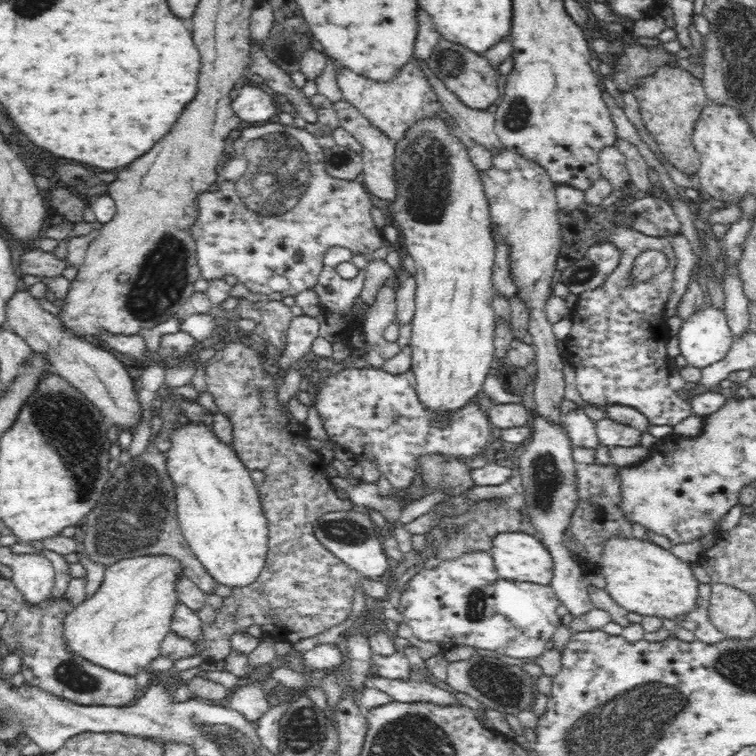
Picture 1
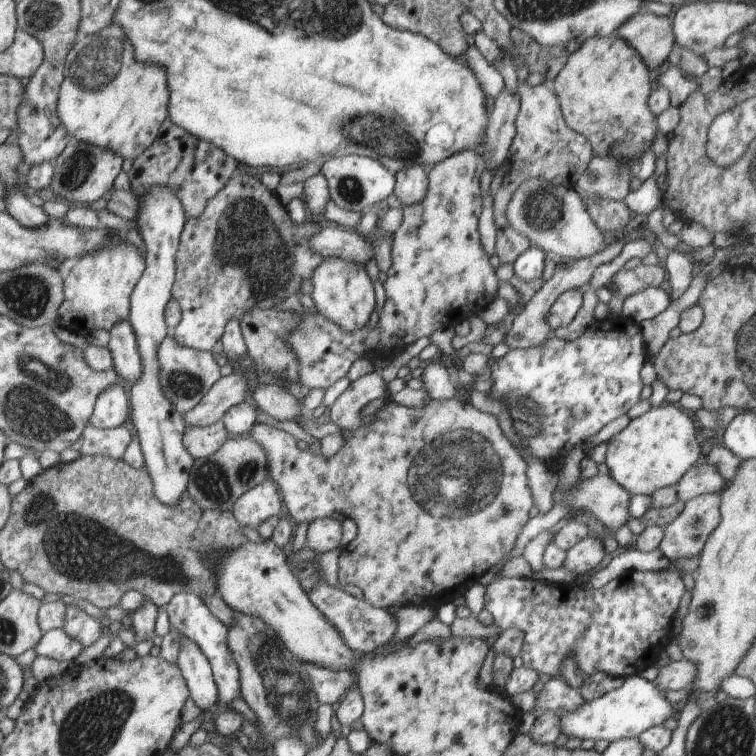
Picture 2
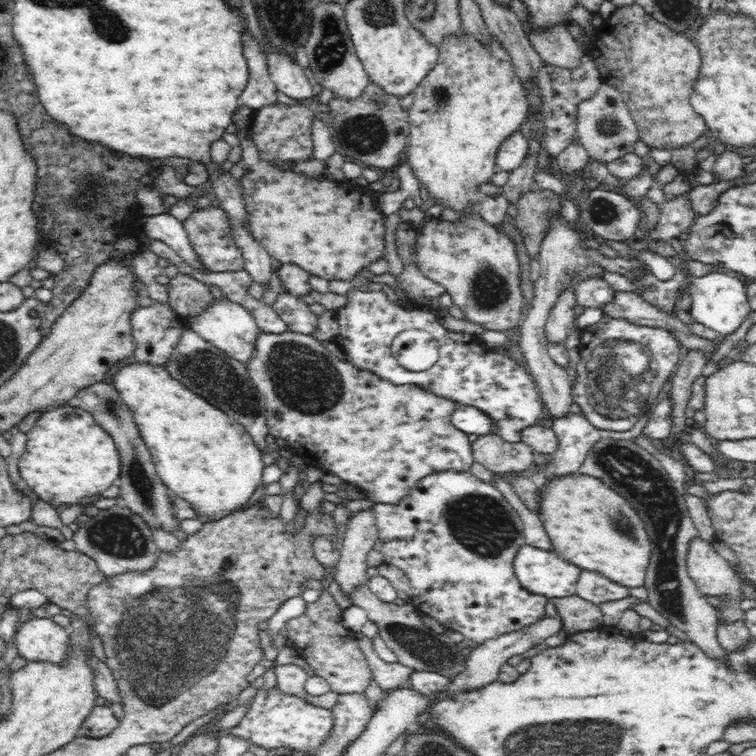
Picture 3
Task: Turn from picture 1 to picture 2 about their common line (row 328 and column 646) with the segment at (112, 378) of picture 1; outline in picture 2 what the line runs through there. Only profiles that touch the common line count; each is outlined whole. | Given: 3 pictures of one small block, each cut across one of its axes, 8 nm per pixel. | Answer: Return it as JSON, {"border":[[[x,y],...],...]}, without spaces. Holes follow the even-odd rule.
{"border":[[[640,11],[616,33],[637,50],[650,72],[654,74],[658,68],[666,67],[675,42],[670,17]]]}

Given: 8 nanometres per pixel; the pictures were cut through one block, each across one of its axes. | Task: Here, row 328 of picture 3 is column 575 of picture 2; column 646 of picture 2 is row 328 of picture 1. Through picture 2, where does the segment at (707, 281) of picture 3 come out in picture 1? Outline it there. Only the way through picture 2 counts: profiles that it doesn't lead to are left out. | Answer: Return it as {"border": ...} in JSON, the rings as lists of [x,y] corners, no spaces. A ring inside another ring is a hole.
{"border":[[[706,304],[684,320],[679,330],[680,354],[693,367],[710,366],[727,355],[735,342],[725,311]]]}

